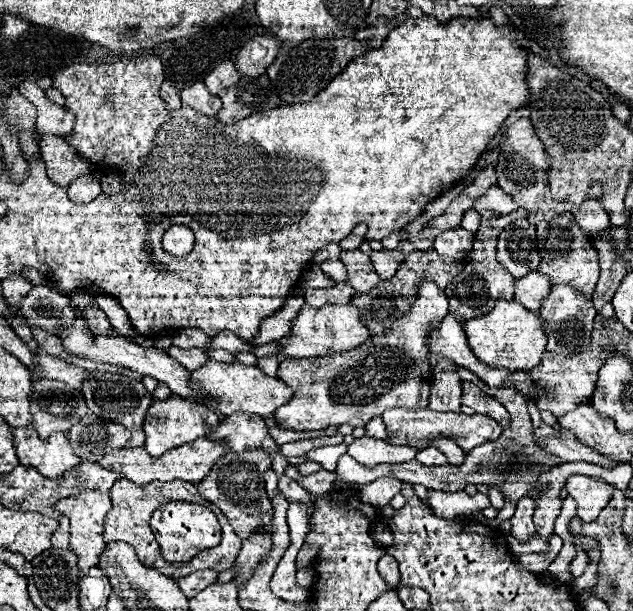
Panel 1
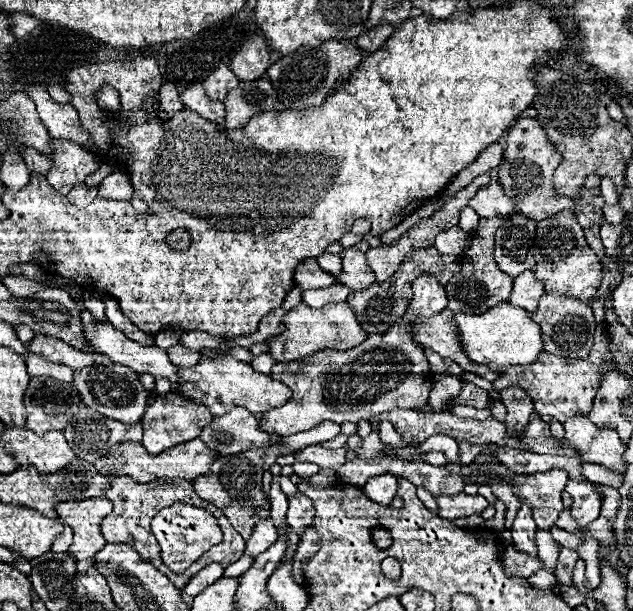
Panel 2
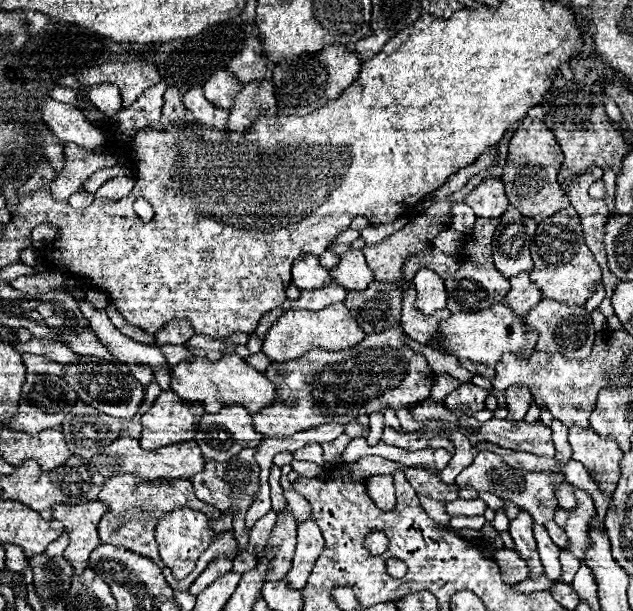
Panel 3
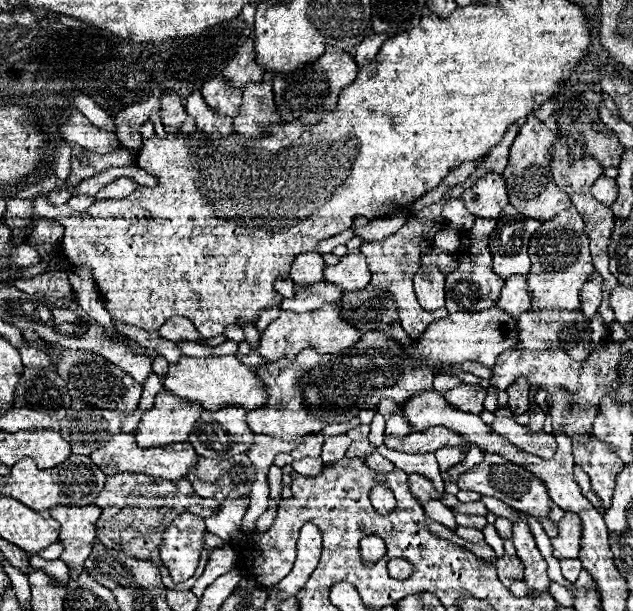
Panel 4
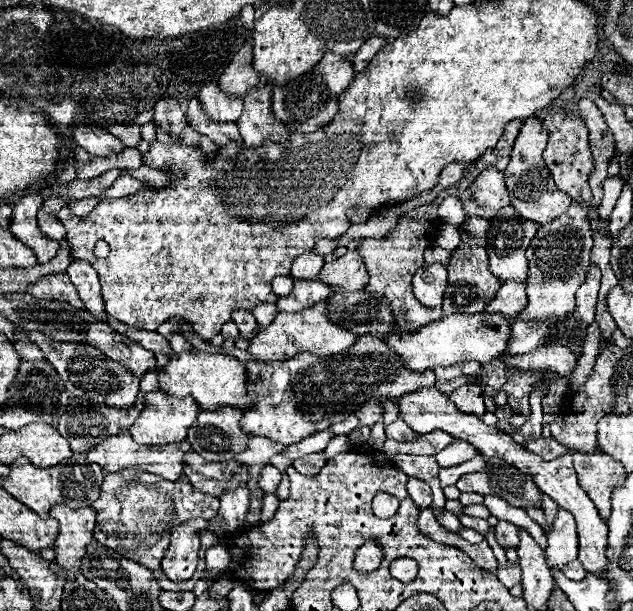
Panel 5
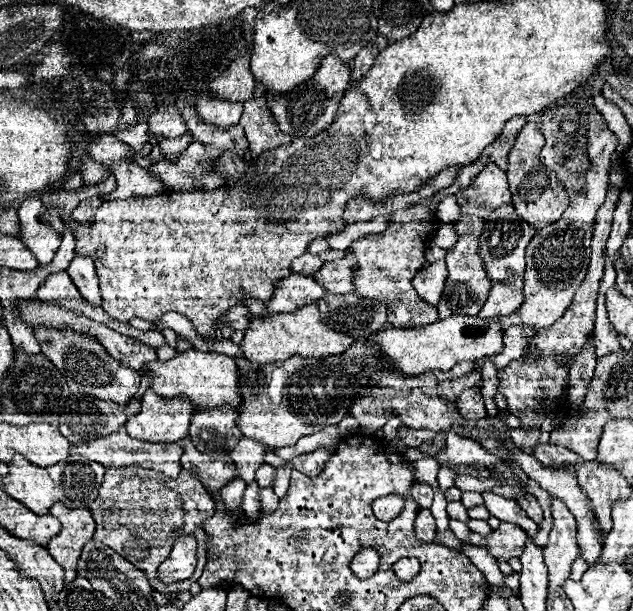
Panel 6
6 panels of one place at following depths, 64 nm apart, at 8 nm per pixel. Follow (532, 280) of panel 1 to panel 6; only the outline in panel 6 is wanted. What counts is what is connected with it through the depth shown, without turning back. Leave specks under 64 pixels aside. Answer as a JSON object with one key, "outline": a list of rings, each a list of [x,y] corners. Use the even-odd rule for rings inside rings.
{"outline":[[[494,284],[490,288],[488,300],[478,312],[480,318],[494,318],[494,316],[504,316],[516,312],[524,302],[522,290],[514,290],[512,286],[506,284]]]}

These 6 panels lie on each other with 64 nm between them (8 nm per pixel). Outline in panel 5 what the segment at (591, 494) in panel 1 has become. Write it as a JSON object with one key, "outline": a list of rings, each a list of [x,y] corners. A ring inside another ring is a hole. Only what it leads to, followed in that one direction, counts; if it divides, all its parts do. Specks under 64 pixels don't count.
{"outline":[[[556,514],[552,530],[548,532],[546,562],[550,568],[564,570],[564,566],[578,558],[578,534],[572,514]]]}

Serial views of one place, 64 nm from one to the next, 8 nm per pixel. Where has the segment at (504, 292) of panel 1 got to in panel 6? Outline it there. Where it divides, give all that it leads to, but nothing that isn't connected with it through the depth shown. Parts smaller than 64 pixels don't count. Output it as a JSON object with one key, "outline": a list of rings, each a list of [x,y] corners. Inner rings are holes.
{"outline":[[[460,216],[460,220],[454,224],[458,230],[458,240],[446,254],[446,264],[448,264],[450,276],[446,280],[442,298],[438,302],[438,320],[444,320],[448,316],[458,316],[458,314],[474,316],[484,306],[492,280],[488,280],[488,276],[484,272],[484,264],[478,254],[478,238],[480,238],[482,224],[484,224],[484,220],[478,216]]]}

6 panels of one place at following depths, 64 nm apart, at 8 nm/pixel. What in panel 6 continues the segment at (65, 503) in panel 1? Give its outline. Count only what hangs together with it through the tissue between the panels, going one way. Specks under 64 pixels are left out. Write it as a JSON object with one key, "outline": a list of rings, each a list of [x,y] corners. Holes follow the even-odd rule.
{"outline":[[[56,502],[50,508],[50,514],[62,522],[62,530],[48,542],[46,550],[68,572],[64,576],[64,582],[70,584],[76,578],[78,556],[80,556],[84,544],[92,538],[96,524],[94,524],[94,518],[88,510],[84,510],[84,508],[70,510],[60,502]]]}

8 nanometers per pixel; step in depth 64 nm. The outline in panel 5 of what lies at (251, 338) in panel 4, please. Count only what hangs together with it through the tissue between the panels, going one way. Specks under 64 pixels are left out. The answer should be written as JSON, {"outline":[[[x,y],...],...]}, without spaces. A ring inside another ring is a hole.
{"outline":[[[238,308],[238,310],[234,310],[232,316],[230,316],[230,320],[238,326],[242,338],[250,338],[252,332],[256,330],[256,326],[258,326],[256,320],[254,320],[254,316],[252,316],[246,308]]]}

